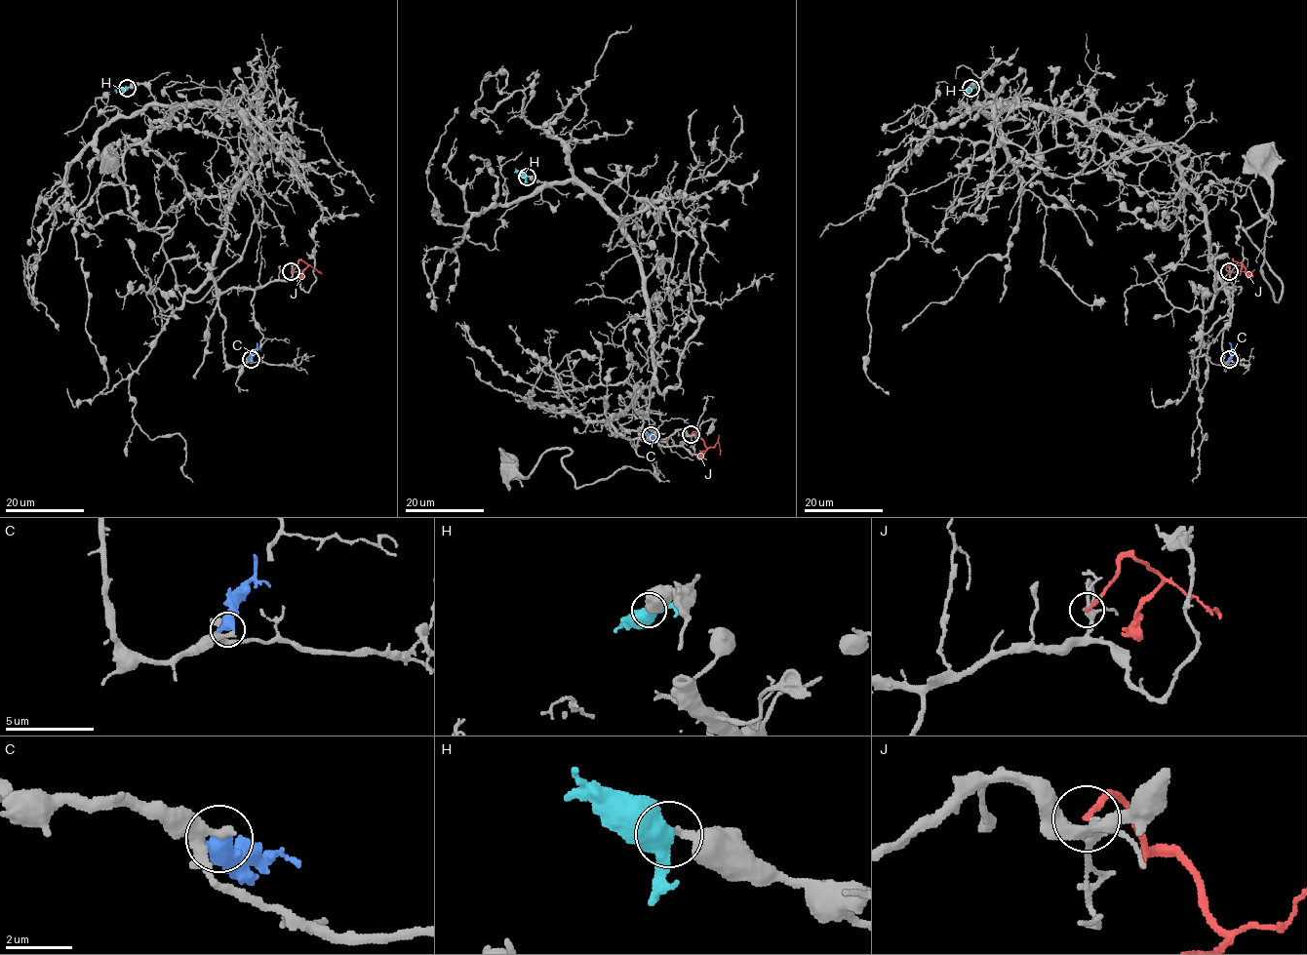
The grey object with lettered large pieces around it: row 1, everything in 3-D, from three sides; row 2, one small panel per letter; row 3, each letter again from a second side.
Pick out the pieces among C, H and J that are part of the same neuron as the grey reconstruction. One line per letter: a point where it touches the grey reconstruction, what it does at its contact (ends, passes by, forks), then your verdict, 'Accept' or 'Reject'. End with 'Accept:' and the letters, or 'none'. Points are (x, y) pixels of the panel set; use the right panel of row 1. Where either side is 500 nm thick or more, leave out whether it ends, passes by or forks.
C: Touches grey at (1229, 359). Reject
H: Touches grey at (970, 88). It passes by. Reject
J: Touches grey at (1229, 271). It ends there. Reject
Accept: none

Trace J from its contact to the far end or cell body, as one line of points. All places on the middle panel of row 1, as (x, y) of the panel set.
J: (691, 434), (693, 432), (707, 448), (718, 443), (720, 455)

